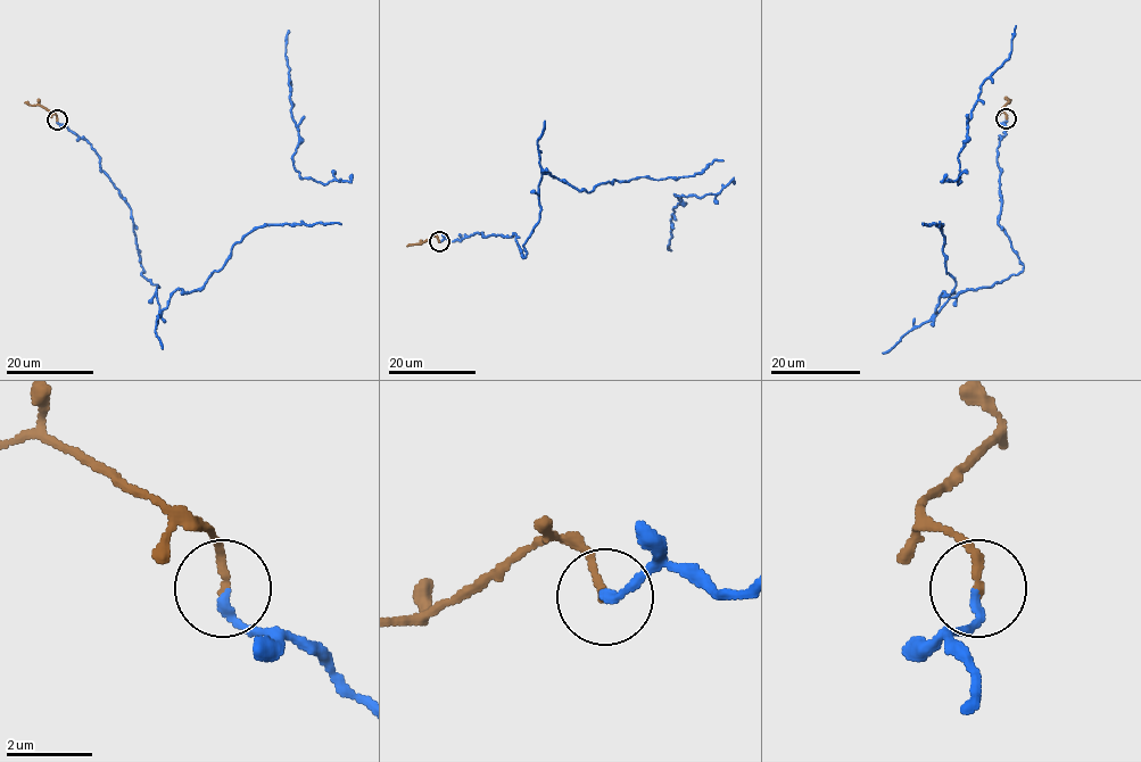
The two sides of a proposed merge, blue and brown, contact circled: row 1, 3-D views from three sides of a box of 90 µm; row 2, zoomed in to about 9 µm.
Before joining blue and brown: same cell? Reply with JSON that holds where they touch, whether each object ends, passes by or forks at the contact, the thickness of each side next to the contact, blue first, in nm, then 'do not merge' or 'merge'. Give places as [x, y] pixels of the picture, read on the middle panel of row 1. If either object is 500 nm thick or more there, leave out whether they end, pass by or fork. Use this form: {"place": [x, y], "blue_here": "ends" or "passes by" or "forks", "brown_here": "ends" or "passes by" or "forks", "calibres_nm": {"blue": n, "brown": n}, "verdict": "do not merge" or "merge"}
{"place": [439, 241], "blue_here": "ends", "brown_here": "ends", "calibres_nm": {"blue": 200, "brown": 190}, "verdict": "merge"}

